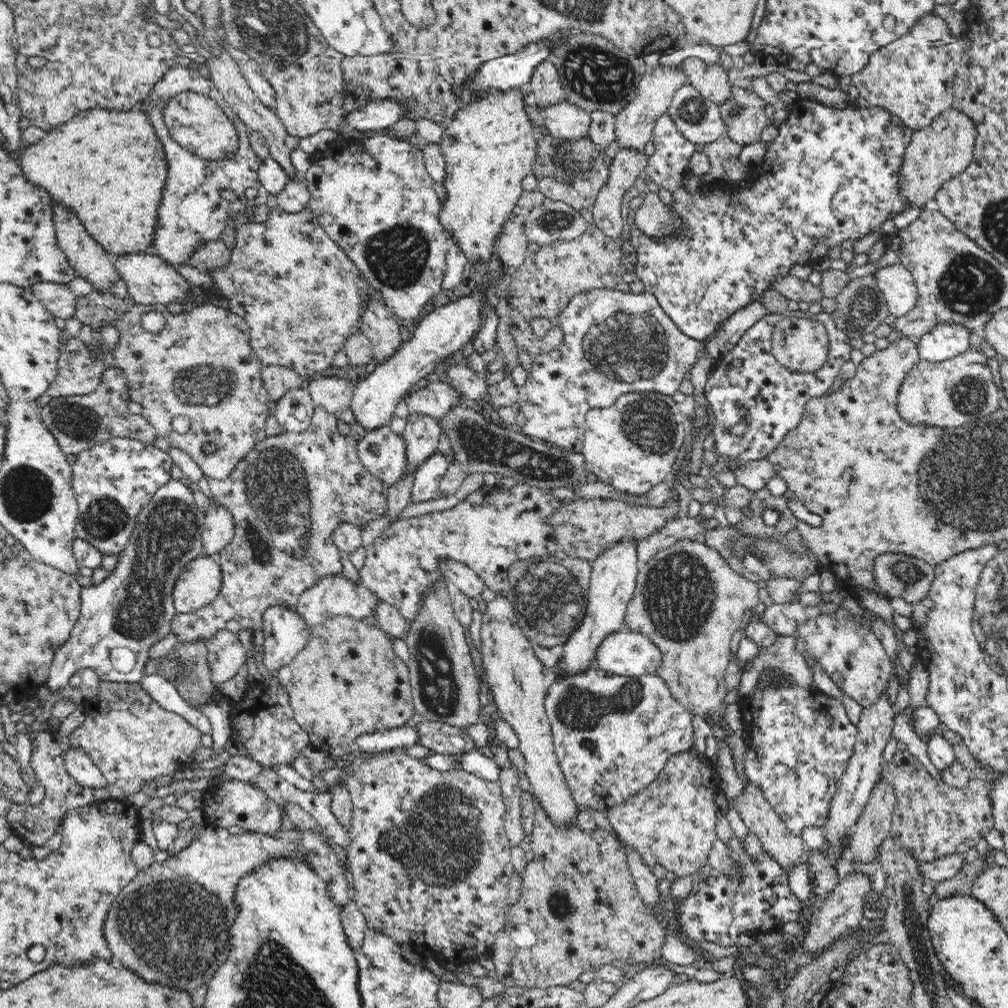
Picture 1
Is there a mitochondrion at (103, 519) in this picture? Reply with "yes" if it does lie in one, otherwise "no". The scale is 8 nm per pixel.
yes

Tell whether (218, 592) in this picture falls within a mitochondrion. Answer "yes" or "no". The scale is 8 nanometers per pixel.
no

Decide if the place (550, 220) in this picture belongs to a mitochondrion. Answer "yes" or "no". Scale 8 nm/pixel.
yes

